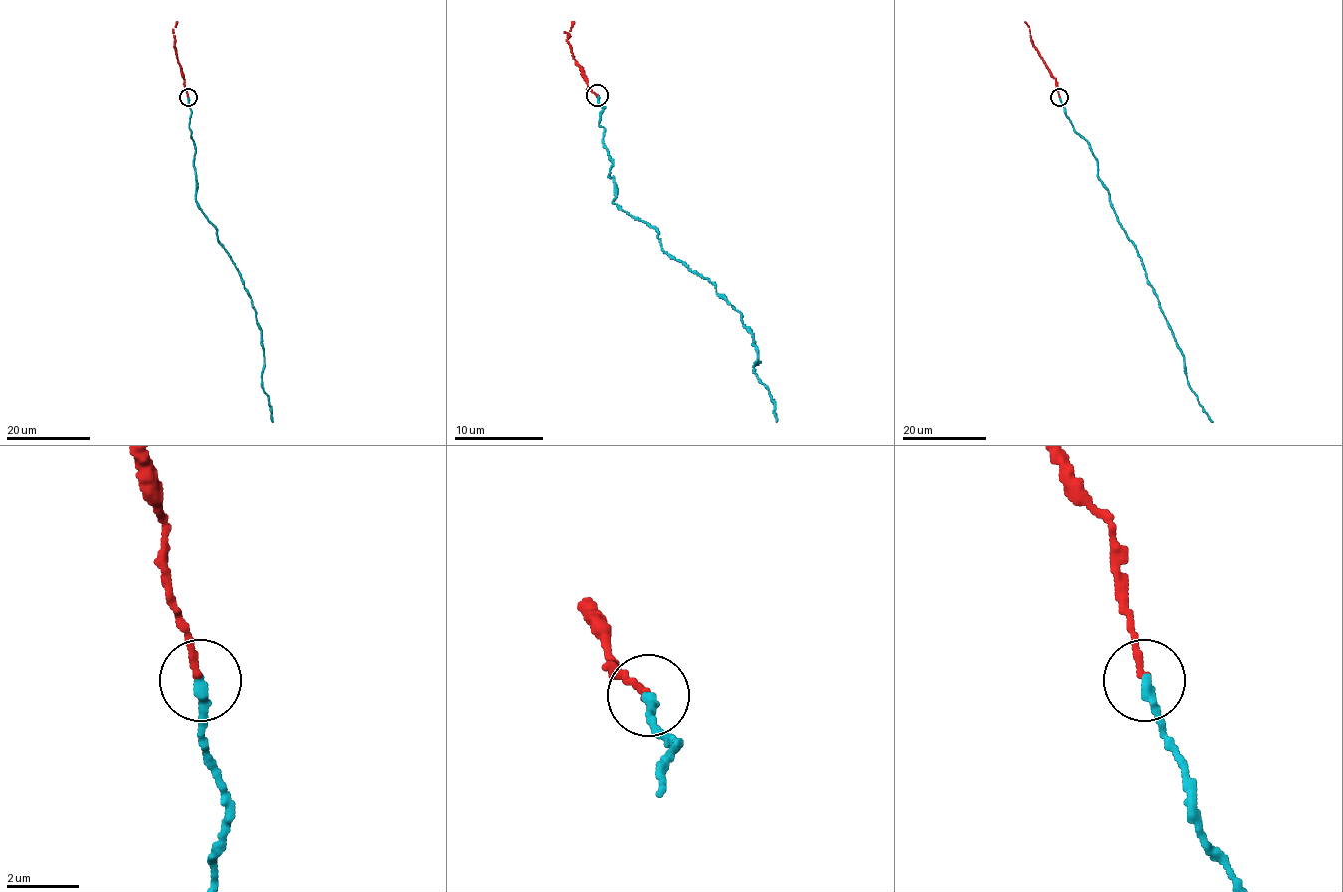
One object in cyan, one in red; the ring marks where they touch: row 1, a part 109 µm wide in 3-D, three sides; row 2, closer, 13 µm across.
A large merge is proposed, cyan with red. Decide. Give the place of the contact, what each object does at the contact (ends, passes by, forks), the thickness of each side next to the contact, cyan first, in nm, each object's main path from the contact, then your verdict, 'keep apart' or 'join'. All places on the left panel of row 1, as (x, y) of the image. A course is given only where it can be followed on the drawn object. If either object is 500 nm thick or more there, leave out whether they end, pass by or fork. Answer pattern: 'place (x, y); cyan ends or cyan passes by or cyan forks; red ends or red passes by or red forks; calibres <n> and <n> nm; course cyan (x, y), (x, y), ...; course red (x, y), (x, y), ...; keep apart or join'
place (188, 97); cyan ends; red ends; calibres 320 and 200 nm; course cyan (188, 97), (195, 200), (252, 301), (264, 357), (261, 387), (272, 422); course red (188, 96), (174, 46), (173, 29), (177, 22); join

